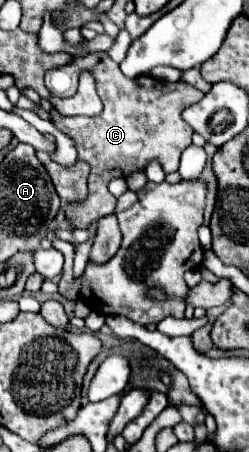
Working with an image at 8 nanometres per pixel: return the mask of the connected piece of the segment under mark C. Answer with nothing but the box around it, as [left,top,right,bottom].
[44,52,204,228]

